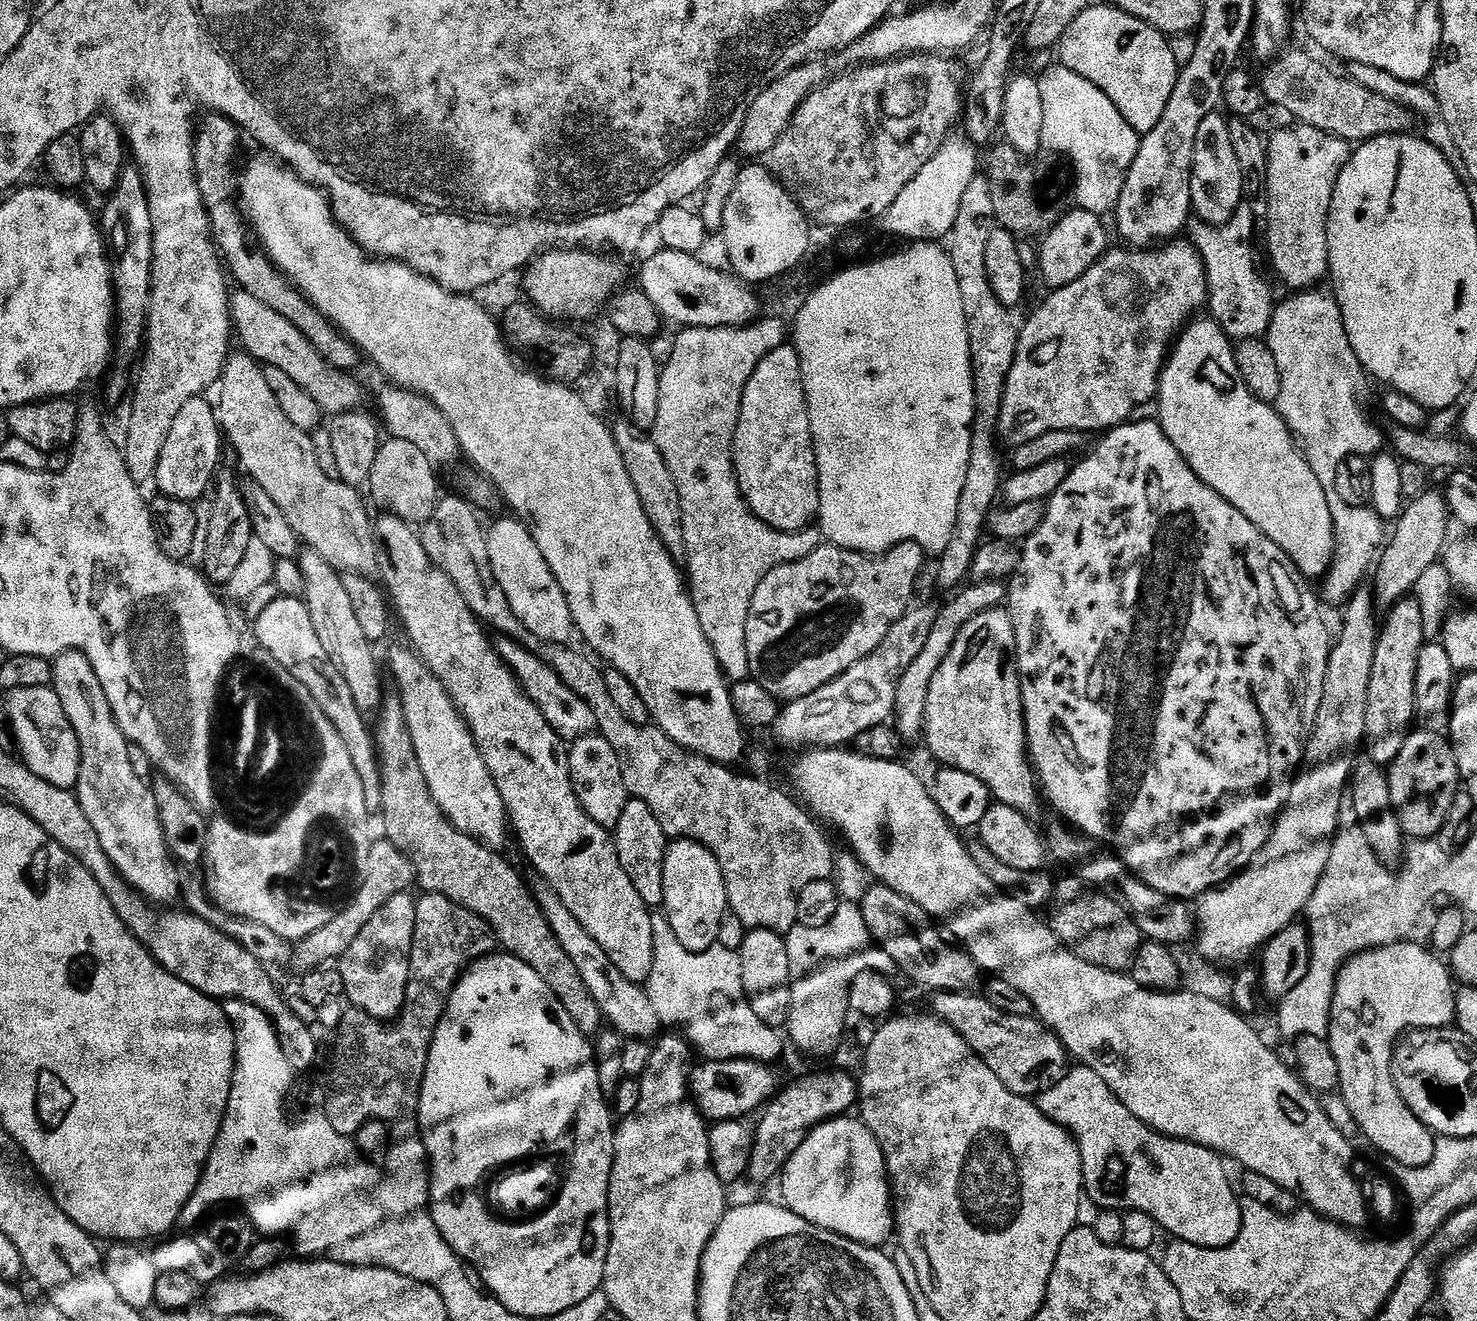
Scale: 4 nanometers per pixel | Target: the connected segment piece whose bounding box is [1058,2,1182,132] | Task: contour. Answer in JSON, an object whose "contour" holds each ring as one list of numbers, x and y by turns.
{"contour":[[1097,3,1086,9,1063,36,1058,45,1059,60,1066,66,1089,64,1106,72,1110,81,1117,84,1126,98,1124,113,1136,131,1152,131,1162,121,1168,109,1172,92,1182,76,1182,64,1176,61,1173,42,1155,24,1147,19,1113,6]]}

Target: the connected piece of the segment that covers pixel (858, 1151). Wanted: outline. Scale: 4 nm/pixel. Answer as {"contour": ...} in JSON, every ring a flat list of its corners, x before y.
{"contour":[[852,1114,837,1116,809,1134,807,1142,788,1160,779,1177,778,1188,788,1195,791,1204,809,1209,819,1220,840,1229,840,1234,846,1238,876,1242,892,1228,890,1164,885,1159,878,1164,880,1172,876,1170,876,1156,866,1156,864,1146,880,1144,878,1152,886,1152,885,1145,876,1132,872,1133,854,1117]]}

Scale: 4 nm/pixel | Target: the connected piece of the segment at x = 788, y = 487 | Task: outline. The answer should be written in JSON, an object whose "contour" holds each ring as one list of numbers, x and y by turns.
{"contour":[[784,348,771,352,756,367,756,373,752,376,750,400,753,400,752,440,756,443,756,468,760,471,756,476,756,485,752,488,751,499,754,501,755,511,773,528,807,529,821,515,822,503,820,504,820,480,816,477,816,452,812,449,811,418,813,417,810,415,806,392,802,387,800,353]]}

